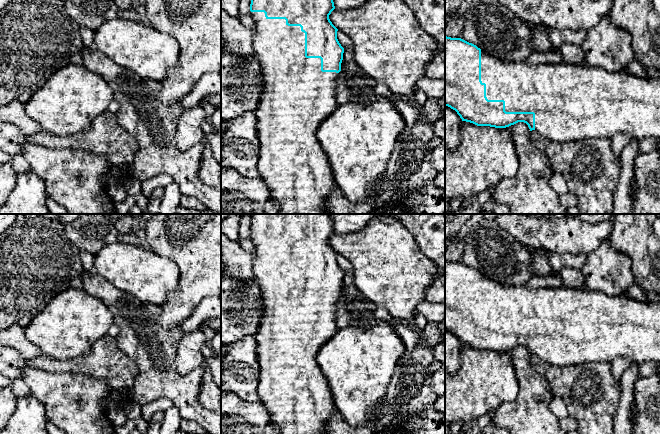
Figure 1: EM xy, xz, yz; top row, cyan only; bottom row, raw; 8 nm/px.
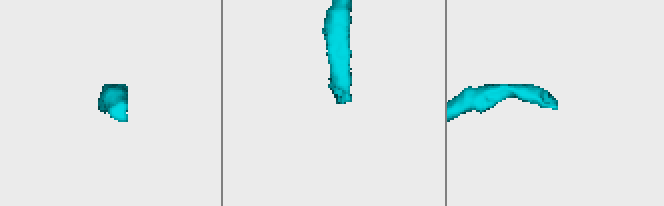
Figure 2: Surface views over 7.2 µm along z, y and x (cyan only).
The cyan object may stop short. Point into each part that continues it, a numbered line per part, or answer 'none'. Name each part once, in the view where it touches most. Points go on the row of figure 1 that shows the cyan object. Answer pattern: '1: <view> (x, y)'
1: xz (297, 96)

